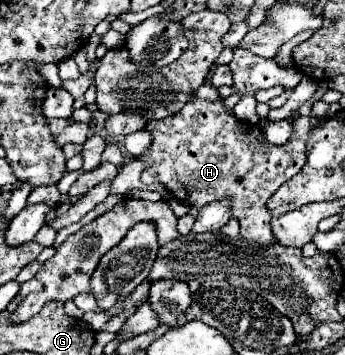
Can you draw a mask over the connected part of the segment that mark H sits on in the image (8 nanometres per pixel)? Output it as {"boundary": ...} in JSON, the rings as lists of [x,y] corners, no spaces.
{"boundary":[[[192,100],[186,104],[186,108],[182,108],[182,112],[168,116],[164,120],[154,120],[154,124],[148,124],[146,130],[152,134],[154,142],[150,146],[150,150],[146,152],[146,156],[142,158],[148,168],[142,172],[142,182],[144,184],[154,184],[160,182],[164,184],[170,194],[180,200],[182,204],[188,206],[196,206],[202,208],[208,202],[214,200],[222,200],[226,196],[232,198],[232,218],[236,218],[240,222],[240,234],[248,240],[256,240],[258,244],[266,246],[274,240],[274,234],[270,230],[270,212],[266,210],[266,200],[274,194],[274,190],[284,184],[286,180],[290,180],[296,172],[300,172],[304,158],[306,158],[306,140],[310,134],[310,128],[318,126],[320,118],[296,118],[292,122],[294,126],[294,136],[290,138],[288,144],[284,146],[272,146],[262,130],[256,124],[246,124],[240,122],[236,116],[228,114],[224,110],[224,102],[208,102],[208,100]]]}

